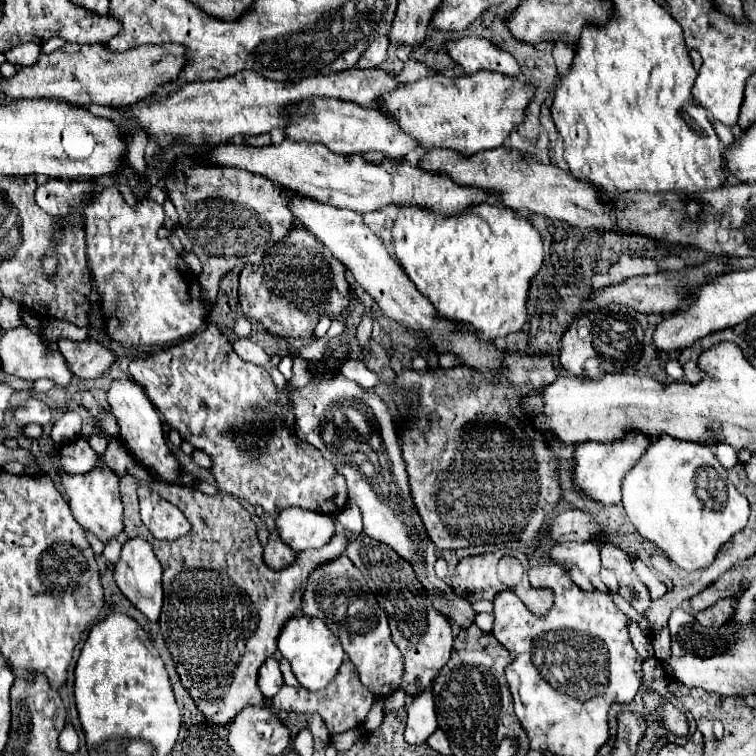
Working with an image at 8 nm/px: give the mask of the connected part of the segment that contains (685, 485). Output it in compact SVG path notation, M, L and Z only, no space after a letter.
M660 436L622 480L622 506L638 534L654 542L686 572L708 568L720 546L740 532L750 516L748 500L728 480L710 448Z

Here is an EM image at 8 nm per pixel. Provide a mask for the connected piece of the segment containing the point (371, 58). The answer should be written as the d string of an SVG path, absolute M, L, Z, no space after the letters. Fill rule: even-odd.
M378 36L378 38L368 46L368 50L360 56L358 66L360 66L360 68L380 66L380 64L386 60L386 50L388 50L388 46L390 46L390 38L388 38L388 36Z

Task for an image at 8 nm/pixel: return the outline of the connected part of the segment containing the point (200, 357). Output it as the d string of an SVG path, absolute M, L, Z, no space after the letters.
M210 322L202 332L194 334L182 344L154 352L146 358L132 360L130 376L144 388L146 396L160 410L170 428L180 432L182 440L212 456L212 474L218 480L218 488L222 492L228 492L252 506L262 506L266 512L280 512L288 506L300 506L320 514L334 514L346 506L348 492L344 478L322 456L320 450L300 440L294 432L294 414L288 406L288 394L290 390L306 386L312 378L308 362L302 358L294 360L294 376L290 380L292 388L286 386L284 390L276 390L268 372L262 366L244 362L234 352L232 344L222 336L218 326Z

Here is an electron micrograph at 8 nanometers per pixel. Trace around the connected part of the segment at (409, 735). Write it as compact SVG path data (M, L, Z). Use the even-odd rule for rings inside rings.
M422 692L408 706L406 742L408 744L424 744L436 730L438 730L438 724L436 724L432 692Z

